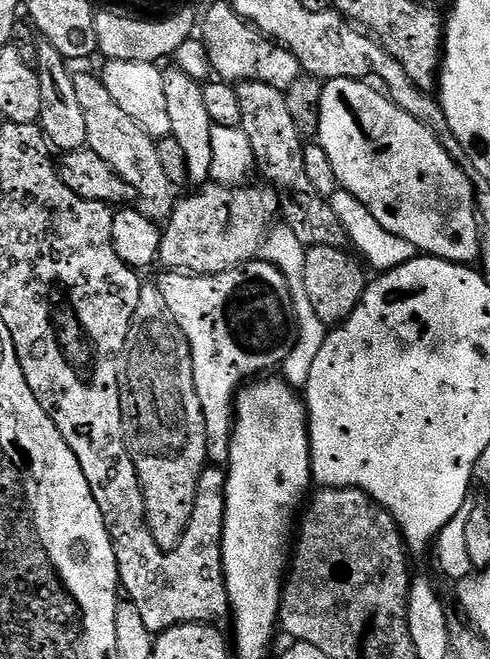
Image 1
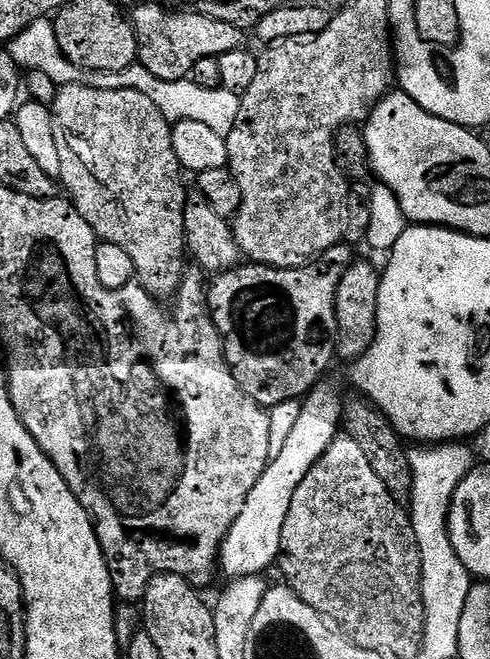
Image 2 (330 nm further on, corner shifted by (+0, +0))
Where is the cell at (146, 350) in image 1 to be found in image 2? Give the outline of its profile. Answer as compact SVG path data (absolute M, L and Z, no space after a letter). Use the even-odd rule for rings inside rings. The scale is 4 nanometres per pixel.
M80 83L59 87L50 102L54 140L61 159L59 183L72 205L90 222L103 243L122 246L134 261L138 283L155 298L175 297L186 271L184 205L186 191L180 181L182 169L172 144L171 121L138 90L102 90Z

